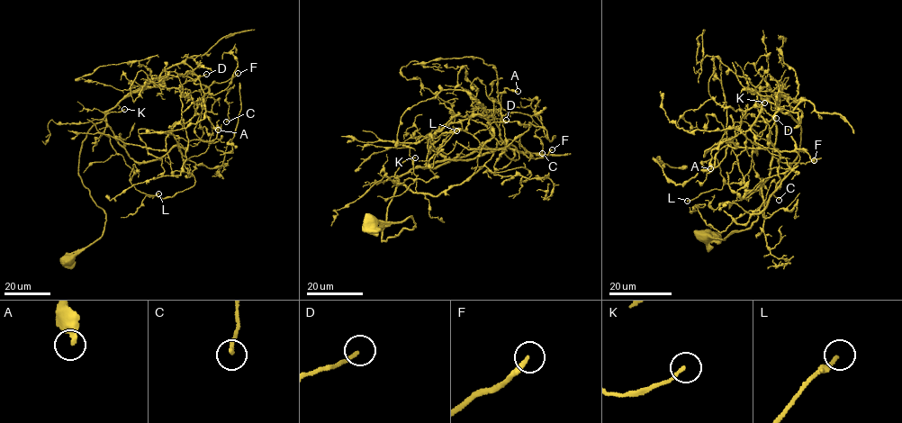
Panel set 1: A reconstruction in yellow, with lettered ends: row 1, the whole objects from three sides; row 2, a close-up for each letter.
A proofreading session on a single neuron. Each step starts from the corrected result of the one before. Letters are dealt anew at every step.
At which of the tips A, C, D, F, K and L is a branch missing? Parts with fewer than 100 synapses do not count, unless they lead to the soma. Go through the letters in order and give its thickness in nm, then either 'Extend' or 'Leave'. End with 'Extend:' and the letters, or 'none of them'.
A: Thickness 380 nm. Leave
C: Thickness 170 nm. Leave
D: Thickness 180 nm. Leave
F: Thickness 240 nm. Extend
K: Thickness 160 nm. Leave
L: Thickness 170 nm. Leave
Extend: F

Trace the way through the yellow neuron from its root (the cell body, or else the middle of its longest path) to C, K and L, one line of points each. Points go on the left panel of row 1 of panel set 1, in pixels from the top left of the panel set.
C: (68, 260), (104, 229), (78, 166), (106, 112), (182, 63), (204, 93), (231, 87), (226, 121)
K: (68, 260), (101, 236), (106, 220), (79, 175), (82, 141), (92, 125), (106, 121), (107, 113), (124, 109)
L: (68, 260), (106, 220), (79, 175), (92, 125), (104, 118), (133, 186), (158, 193)

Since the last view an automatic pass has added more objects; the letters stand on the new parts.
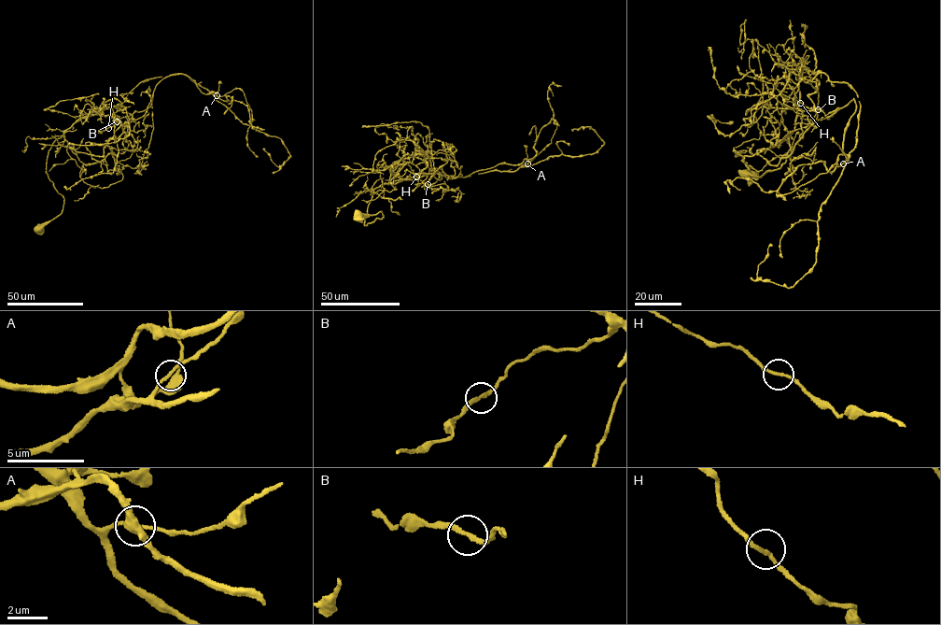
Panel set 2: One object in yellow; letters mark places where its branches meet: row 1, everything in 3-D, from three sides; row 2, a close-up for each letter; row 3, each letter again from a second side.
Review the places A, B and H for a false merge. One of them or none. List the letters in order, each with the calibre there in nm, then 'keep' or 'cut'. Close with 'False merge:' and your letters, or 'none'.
A: 180 nm thick; keep
B: 180 nm thick; keep
H: 180 nm thick; keep
False merge: none

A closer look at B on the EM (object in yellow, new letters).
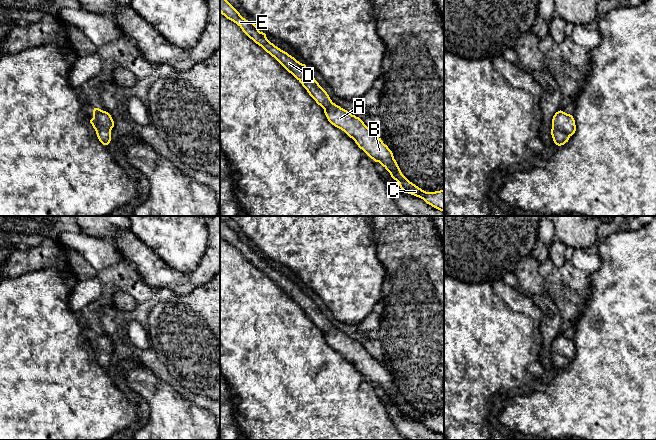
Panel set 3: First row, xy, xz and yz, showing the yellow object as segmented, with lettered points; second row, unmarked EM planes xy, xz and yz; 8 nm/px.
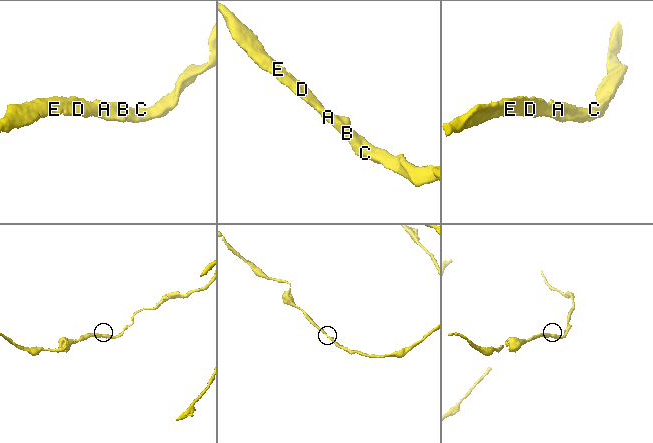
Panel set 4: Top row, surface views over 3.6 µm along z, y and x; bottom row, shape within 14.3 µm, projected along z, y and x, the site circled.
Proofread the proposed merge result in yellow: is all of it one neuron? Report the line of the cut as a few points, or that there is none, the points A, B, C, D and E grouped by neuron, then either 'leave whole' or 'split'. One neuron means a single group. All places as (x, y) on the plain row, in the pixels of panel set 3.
no cut; A B C D E; leave whole

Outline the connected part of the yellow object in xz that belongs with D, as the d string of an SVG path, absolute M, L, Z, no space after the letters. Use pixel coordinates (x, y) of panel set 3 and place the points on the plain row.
M220 220L220 237L236 247L250 263L291 297L316 327L324 333L328 345L352 362L371 383L379 386L390 397L391 401L399 407L404 416L419 421L432 431L444 435L444 414L426 416L410 406L402 398L392 375L383 367L381 362L376 360L359 341L333 327L327 316L306 294L305 288L300 287L287 276L271 267L265 257L260 256L253 246L243 242L222 220Z

